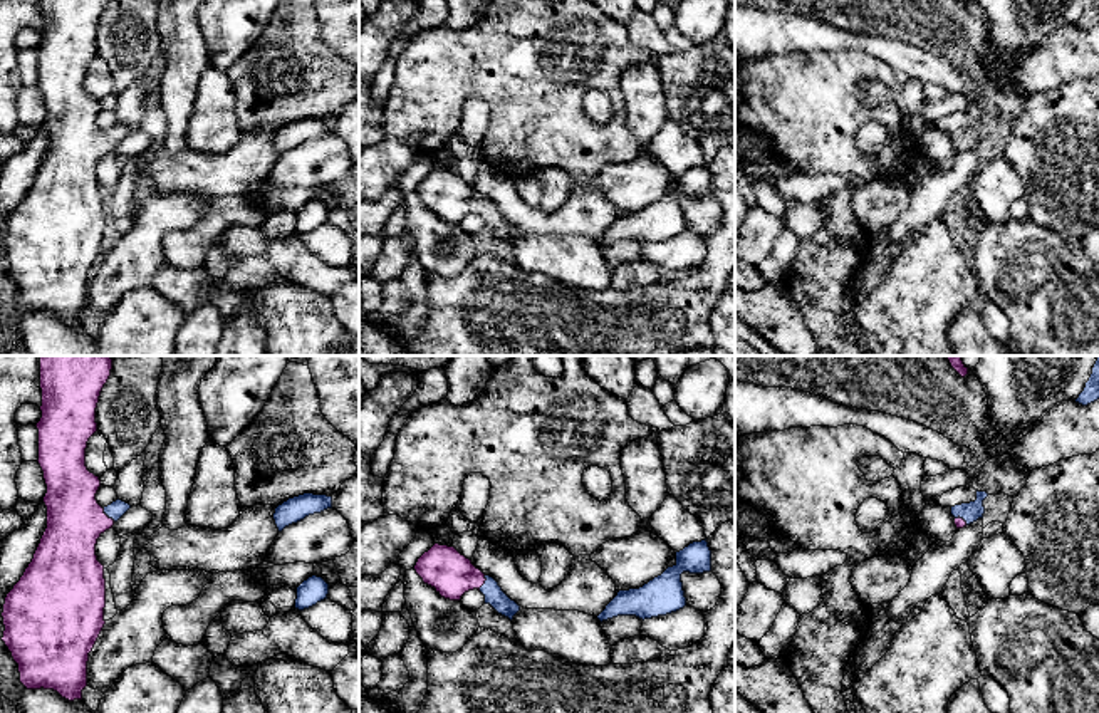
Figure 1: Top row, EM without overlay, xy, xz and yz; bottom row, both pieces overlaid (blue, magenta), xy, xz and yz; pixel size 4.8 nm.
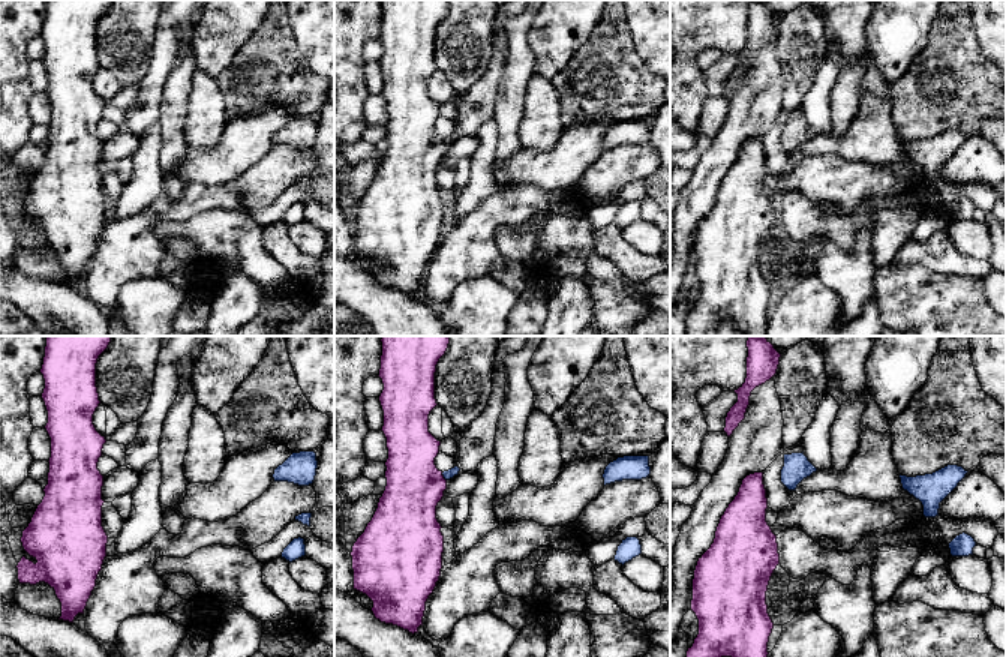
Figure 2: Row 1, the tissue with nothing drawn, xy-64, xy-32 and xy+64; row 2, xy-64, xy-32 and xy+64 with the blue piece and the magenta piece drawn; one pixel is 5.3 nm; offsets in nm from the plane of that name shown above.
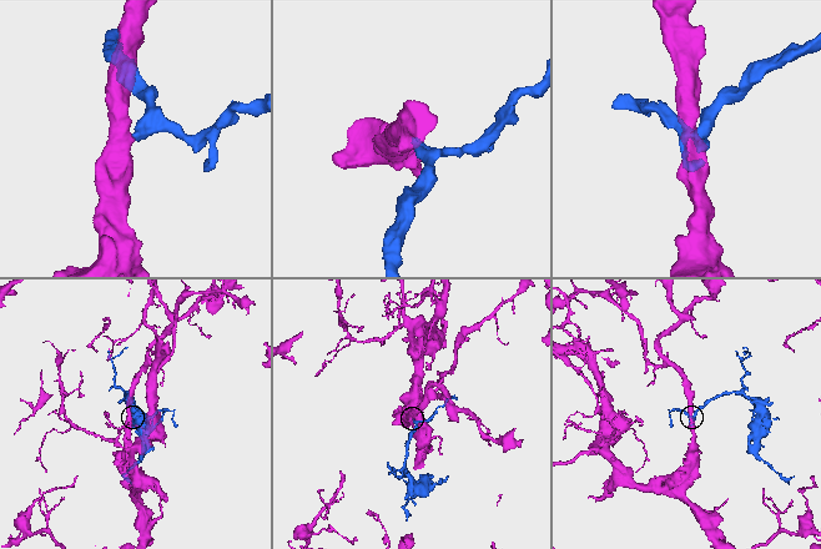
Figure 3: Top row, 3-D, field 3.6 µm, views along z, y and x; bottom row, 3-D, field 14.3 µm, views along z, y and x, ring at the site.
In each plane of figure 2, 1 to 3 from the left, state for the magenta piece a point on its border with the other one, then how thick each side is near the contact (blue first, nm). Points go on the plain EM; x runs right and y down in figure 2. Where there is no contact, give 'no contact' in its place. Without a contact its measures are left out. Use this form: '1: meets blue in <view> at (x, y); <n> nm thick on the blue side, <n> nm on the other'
1: no contact
2: meets blue in xy-32 at (444, 141); 50 nm thick on the blue side, 300 nm on the other
3: no contact

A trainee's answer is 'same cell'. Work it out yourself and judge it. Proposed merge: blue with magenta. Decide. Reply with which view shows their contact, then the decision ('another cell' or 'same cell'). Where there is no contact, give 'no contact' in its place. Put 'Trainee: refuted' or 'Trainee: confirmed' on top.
Trainee: confirmed
xy | same cell

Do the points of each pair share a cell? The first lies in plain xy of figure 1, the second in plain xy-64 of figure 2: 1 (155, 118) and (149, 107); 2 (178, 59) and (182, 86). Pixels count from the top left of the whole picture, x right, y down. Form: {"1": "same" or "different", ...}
{"1": "different", "2": "same"}

